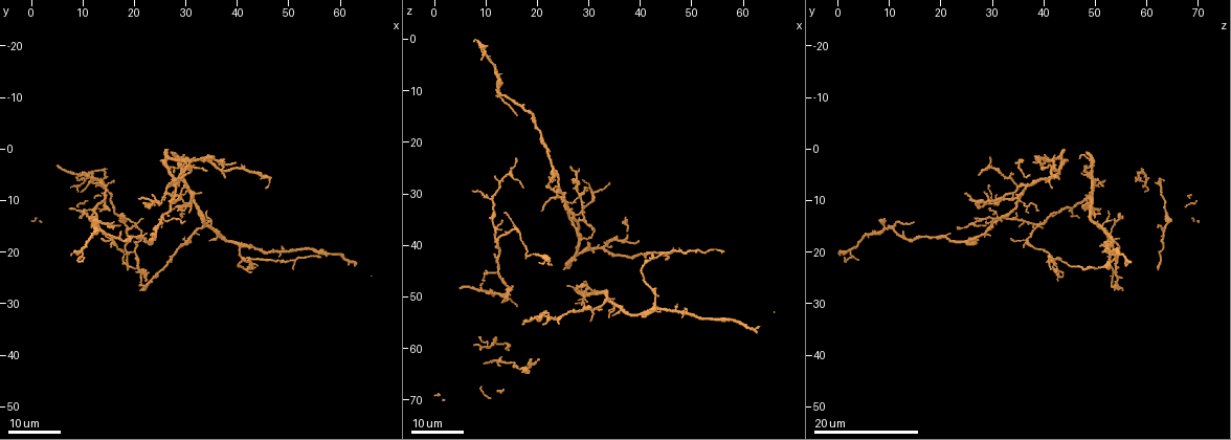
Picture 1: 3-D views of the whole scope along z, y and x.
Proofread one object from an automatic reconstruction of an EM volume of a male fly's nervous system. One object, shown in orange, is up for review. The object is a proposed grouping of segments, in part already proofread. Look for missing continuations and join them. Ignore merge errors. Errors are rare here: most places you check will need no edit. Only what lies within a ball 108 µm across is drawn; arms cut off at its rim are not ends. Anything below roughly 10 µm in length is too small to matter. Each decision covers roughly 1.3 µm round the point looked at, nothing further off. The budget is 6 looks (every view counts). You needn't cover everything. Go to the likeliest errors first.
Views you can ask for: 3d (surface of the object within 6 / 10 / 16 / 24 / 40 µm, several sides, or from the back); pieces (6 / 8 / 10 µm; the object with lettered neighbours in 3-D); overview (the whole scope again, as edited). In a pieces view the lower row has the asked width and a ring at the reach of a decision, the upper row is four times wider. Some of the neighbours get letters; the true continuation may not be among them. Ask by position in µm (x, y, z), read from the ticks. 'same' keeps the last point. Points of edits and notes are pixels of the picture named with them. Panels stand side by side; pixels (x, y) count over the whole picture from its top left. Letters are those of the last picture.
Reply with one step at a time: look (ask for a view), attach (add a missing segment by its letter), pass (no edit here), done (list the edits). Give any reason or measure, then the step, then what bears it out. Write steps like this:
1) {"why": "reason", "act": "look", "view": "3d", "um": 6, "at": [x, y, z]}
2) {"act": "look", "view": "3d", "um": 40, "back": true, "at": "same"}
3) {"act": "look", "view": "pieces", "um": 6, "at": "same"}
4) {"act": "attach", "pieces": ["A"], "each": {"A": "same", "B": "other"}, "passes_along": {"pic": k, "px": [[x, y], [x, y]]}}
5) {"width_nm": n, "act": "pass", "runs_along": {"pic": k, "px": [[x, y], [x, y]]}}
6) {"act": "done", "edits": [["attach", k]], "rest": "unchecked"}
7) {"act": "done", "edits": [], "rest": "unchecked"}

{"why": "an open end", "act": "look", "view": "3d", "um": 24, "at": [19.0, 23.0, 62.0]}

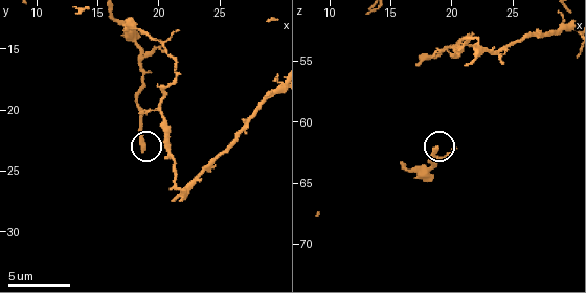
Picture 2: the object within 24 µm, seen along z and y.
{"act": "look", "view": "pieces", "um": 6, "at": [18.8, 23.2, 62.2]}

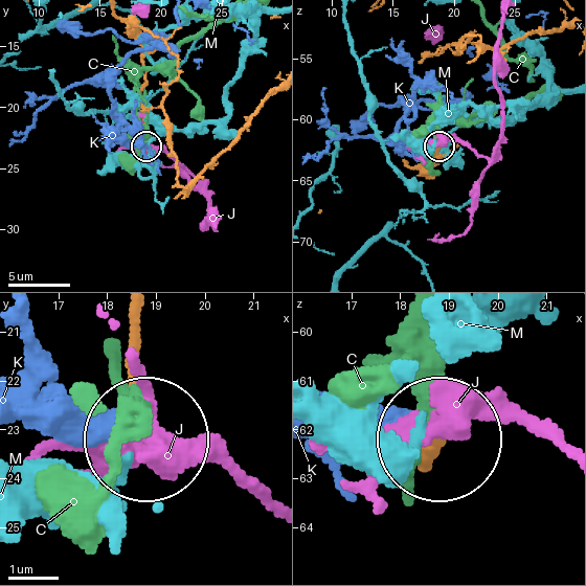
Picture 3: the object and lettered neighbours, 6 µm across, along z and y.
{"act": "pass", "each": {"C": "other", "J": "other", "K": "other", "M": "other"}, "found": "none of them fits"}

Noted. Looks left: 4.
{"why": "branch stops here", "act": "look", "view": "3d", "um": 24, "at": [22.5, 11.0, 27.0]}

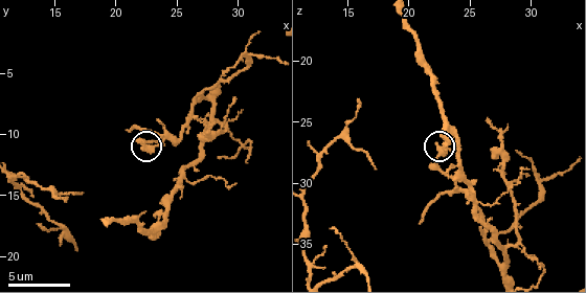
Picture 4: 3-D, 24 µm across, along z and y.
{"act": "look", "view": "pieces", "um": 6, "at": [22.2, 10.6, 26.8]}

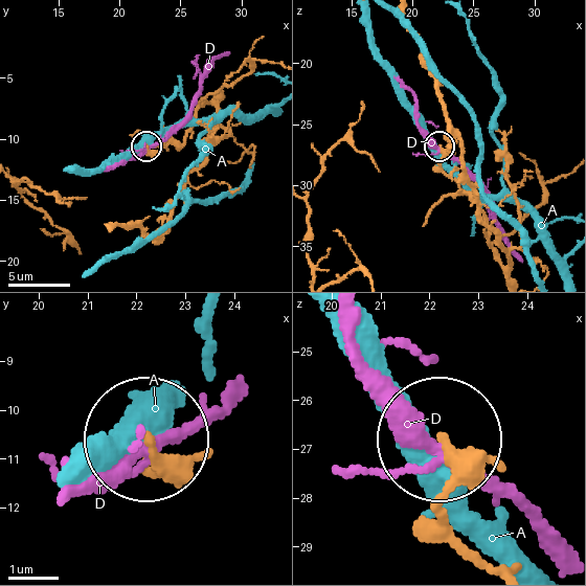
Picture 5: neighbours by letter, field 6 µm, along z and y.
{"act": "pass", "each": {"A": "other", "D": "other"}, "runs_along": {"pic": 5, "px": [[505, 273], [489, 240], [486, 218], [442, 167], [441, 147]]}, "found": "no lettered segment goes on from it"}

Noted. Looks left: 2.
{"why": "tapers out", "act": "look", "view": "pieces", "um": 6, "at": [21.0, 27.6, 55.4]}

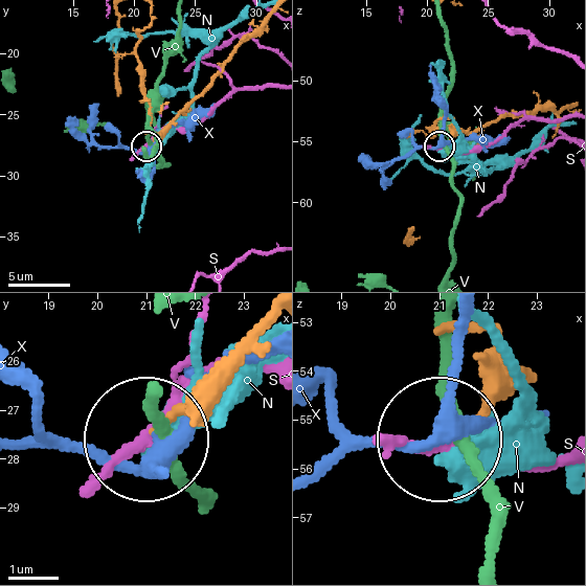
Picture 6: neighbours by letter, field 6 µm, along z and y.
{"act": "pass", "each": {"N": "other", "S": "other", "V": "other", "X": "other"}, "runs_along": {"pic": 6, "px": [[275, 310], [150, 431]]}, "found": "none of them fits"}

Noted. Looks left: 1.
{"act": "done", "edits": [], "rest": "unchecked"}

